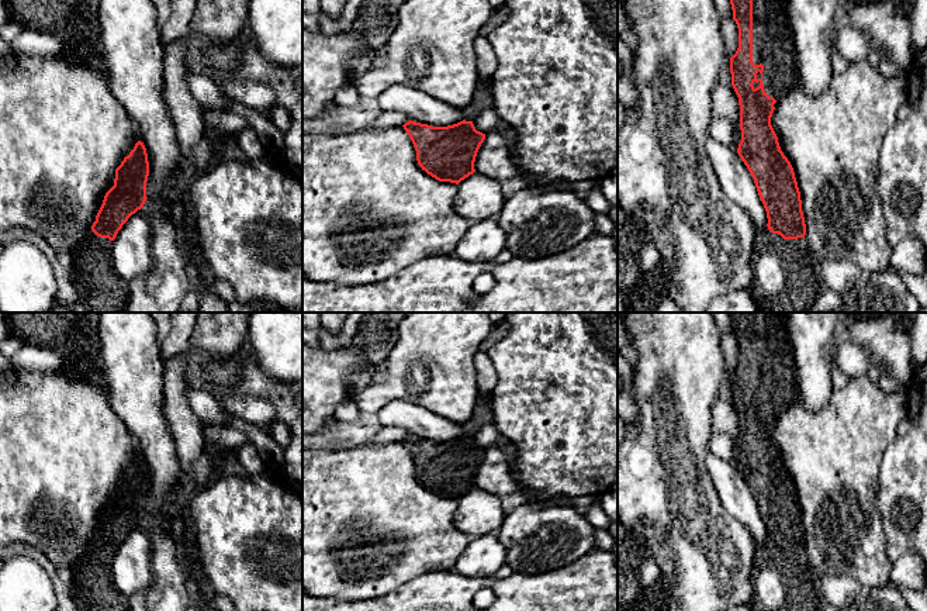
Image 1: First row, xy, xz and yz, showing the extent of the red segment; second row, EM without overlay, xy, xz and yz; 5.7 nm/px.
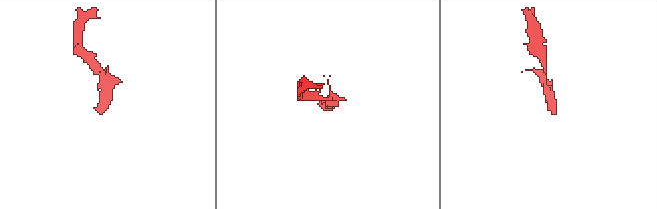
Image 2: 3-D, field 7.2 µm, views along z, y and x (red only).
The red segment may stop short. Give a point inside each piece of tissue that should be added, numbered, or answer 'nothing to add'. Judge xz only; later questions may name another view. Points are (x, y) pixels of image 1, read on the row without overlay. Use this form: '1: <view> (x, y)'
nothing to add

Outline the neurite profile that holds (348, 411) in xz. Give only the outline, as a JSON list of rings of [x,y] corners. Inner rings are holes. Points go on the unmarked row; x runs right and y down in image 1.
[[[349,400],[343,404],[340,404],[333,415],[333,421],[340,421],[340,422],[354,422],[360,417],[360,410],[356,405],[354,400]]]

